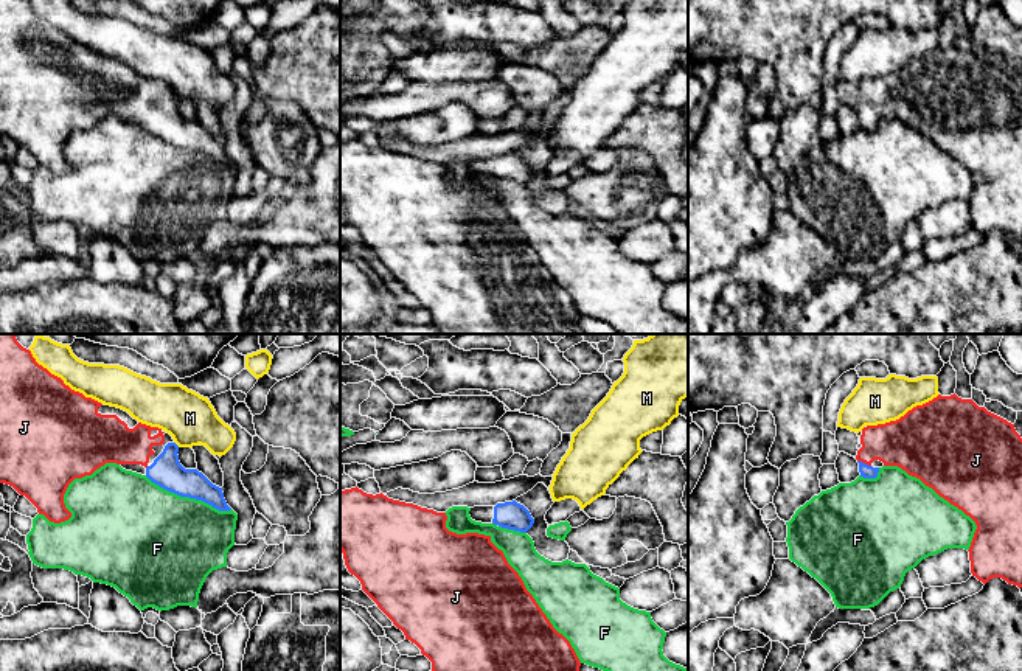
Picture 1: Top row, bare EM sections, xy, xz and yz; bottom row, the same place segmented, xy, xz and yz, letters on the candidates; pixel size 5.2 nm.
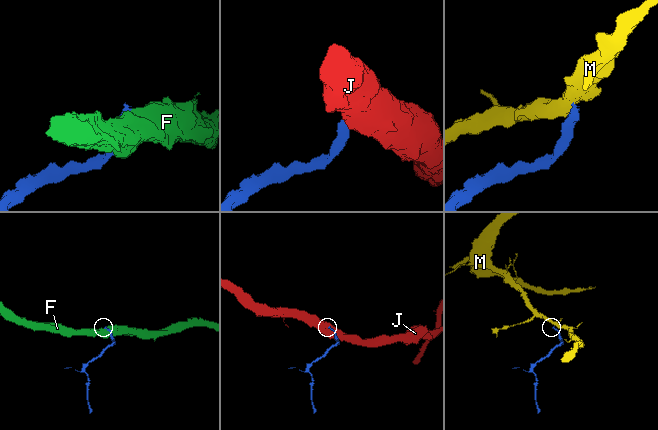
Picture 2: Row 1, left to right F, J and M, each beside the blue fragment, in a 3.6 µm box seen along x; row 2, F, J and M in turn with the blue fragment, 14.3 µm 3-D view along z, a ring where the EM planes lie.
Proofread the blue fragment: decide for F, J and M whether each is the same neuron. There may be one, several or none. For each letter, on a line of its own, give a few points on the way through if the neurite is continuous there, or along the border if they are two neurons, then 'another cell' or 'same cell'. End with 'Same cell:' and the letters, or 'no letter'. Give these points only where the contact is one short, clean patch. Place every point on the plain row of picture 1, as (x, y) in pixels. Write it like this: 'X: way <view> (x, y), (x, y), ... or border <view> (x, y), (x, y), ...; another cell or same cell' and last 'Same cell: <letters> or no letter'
F: another cell
J: way yz (865, 123), (864, 115), (884, 95), (907, 95); same cell
M: border xy (174, 93), (179, 98); another cell
Same cell: J

